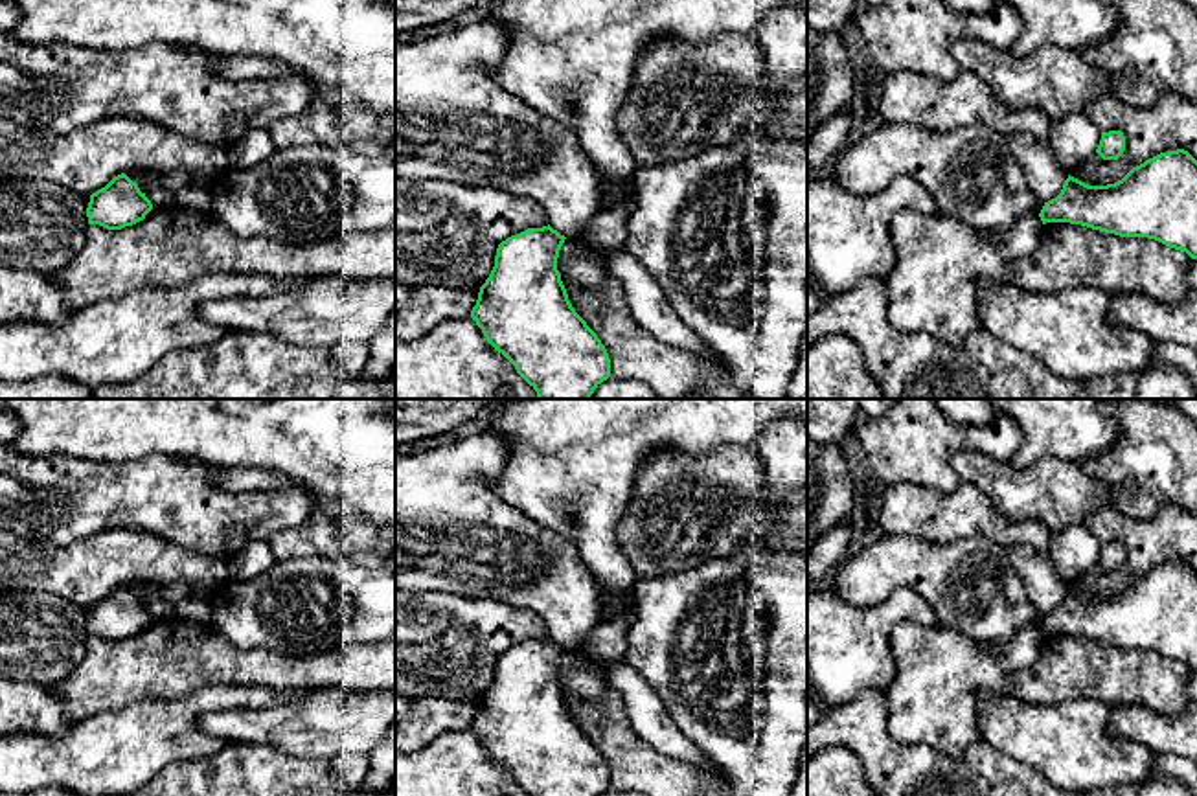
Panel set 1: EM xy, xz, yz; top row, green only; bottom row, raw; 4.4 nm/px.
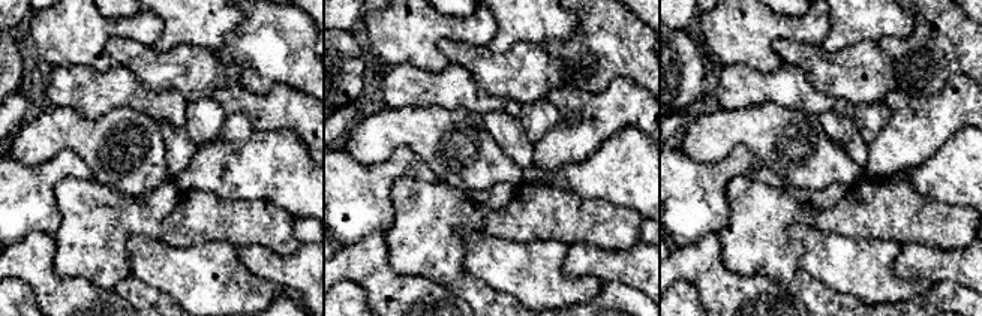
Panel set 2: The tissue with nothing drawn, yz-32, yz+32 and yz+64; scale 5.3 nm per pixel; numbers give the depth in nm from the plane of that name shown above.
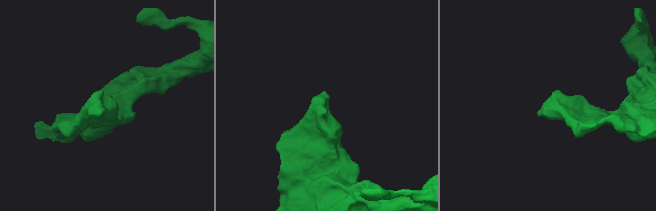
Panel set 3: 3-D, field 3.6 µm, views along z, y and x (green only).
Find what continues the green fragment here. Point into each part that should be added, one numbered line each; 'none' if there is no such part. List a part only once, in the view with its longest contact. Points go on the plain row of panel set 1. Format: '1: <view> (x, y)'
none

